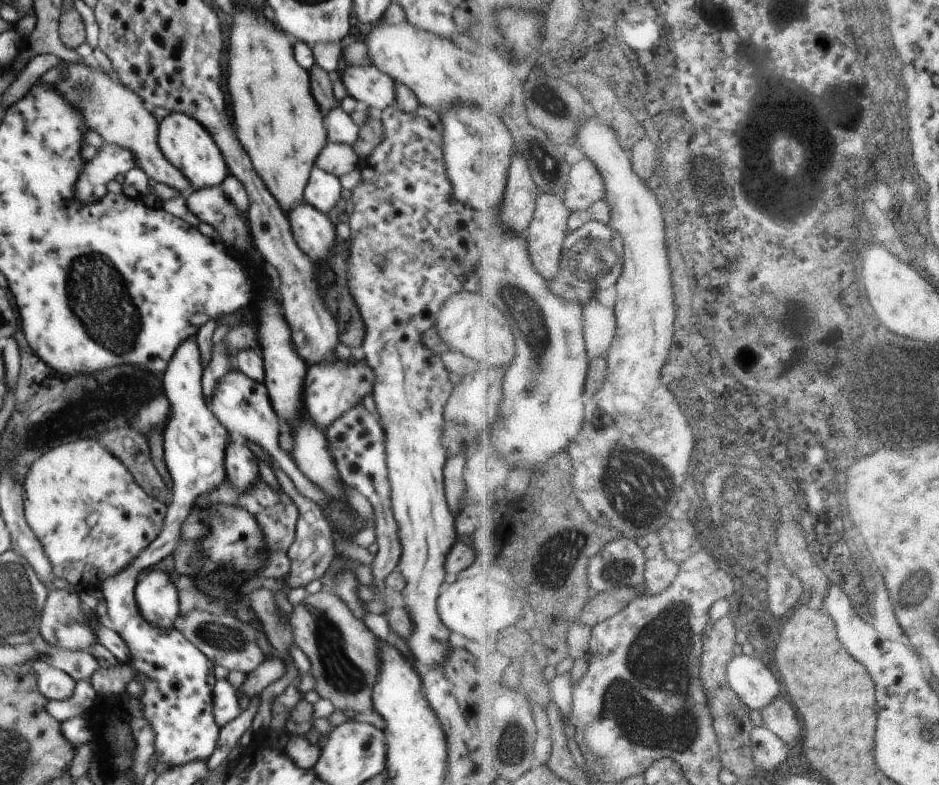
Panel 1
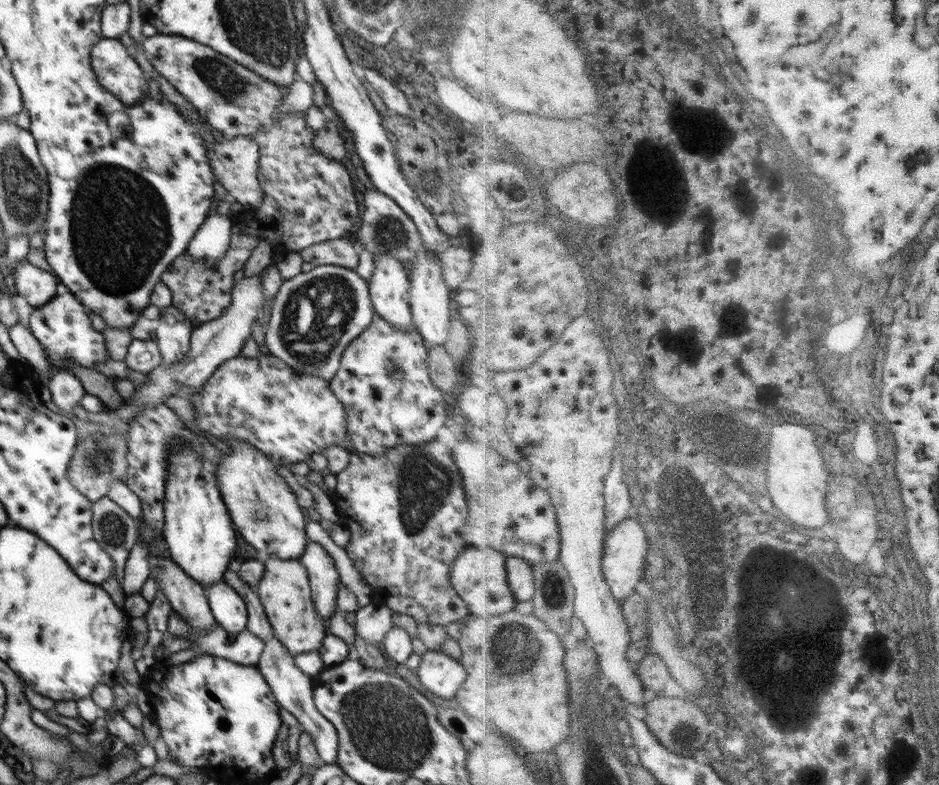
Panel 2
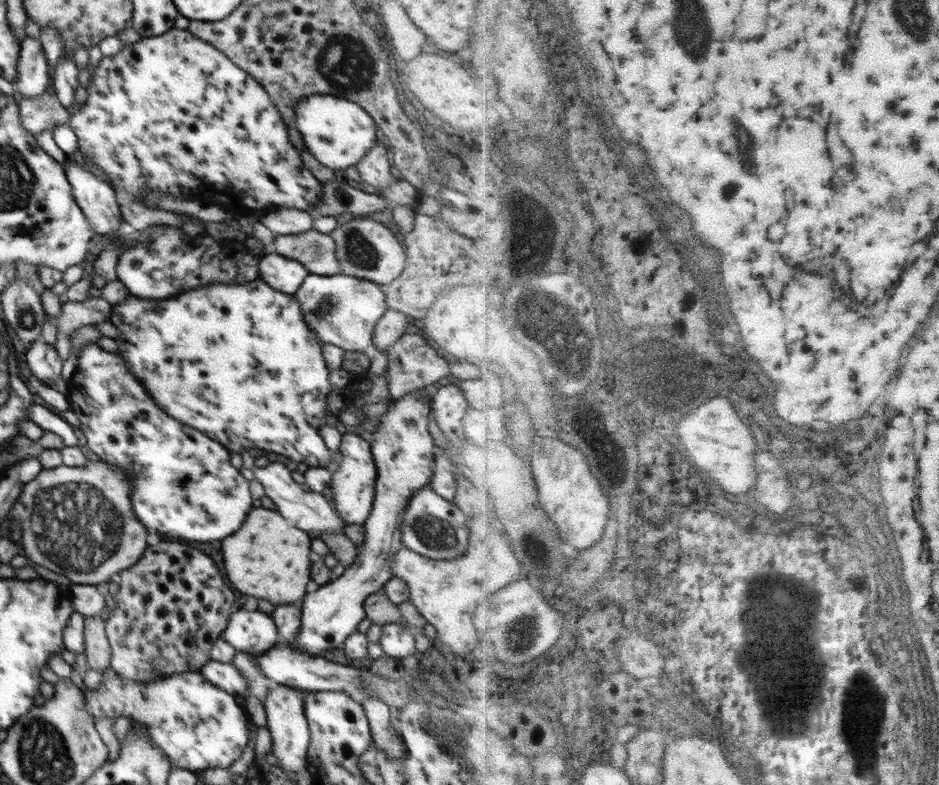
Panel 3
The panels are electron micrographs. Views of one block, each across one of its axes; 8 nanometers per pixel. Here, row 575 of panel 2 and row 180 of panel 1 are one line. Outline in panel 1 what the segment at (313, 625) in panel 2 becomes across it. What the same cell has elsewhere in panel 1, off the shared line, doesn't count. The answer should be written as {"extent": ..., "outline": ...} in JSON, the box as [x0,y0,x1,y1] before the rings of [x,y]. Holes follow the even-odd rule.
{"extent":[228,4,327,215],"outline":[[[236,4],[232,12],[230,26],[230,52],[228,52],[228,90],[232,101],[232,114],[238,140],[246,154],[250,156],[256,172],[262,176],[266,188],[278,200],[280,208],[287,215],[296,204],[306,204],[304,190],[320,151],[327,144],[324,114],[310,90],[310,78],[304,68],[294,60],[294,50],[288,38],[268,20],[262,12],[254,8]]]}

